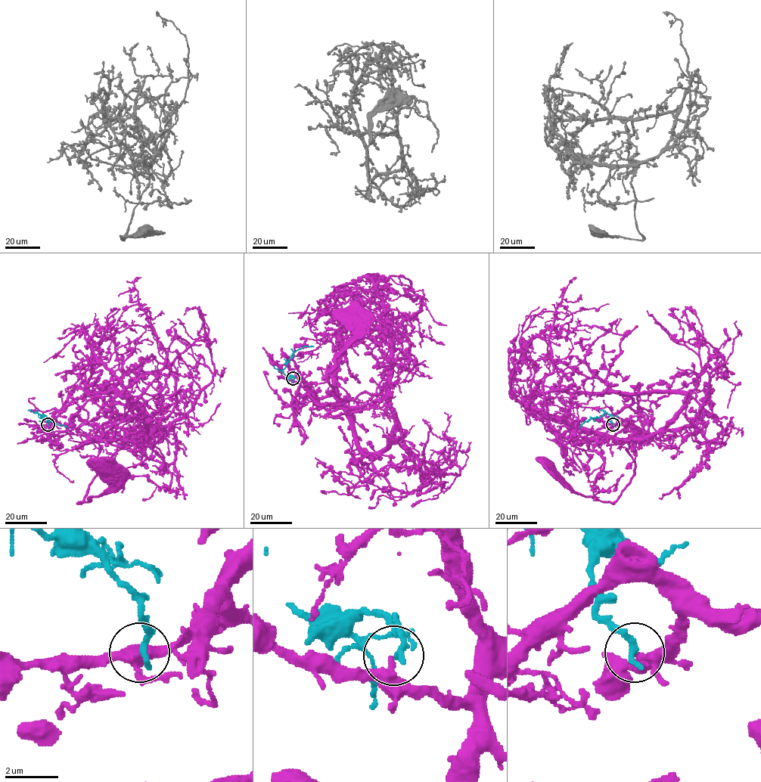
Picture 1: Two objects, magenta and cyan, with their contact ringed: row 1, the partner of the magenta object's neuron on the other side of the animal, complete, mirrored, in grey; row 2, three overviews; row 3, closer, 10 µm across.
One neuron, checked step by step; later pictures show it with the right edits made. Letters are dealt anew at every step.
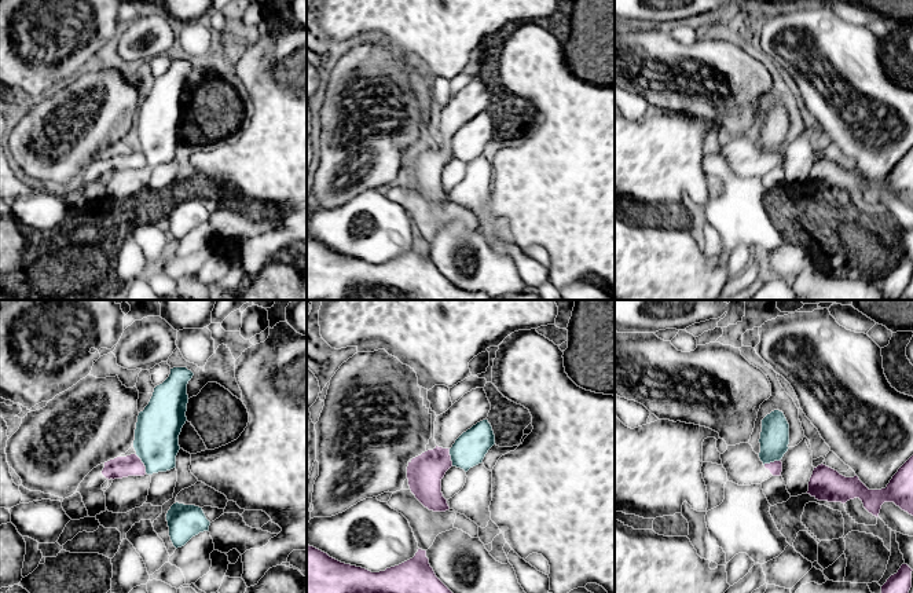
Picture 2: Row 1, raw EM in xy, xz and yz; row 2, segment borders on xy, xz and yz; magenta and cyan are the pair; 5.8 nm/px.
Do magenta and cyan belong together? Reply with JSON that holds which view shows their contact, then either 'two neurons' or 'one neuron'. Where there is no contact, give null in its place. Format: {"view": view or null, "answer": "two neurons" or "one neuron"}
{"view": "xy", "answer": "two neurons"}

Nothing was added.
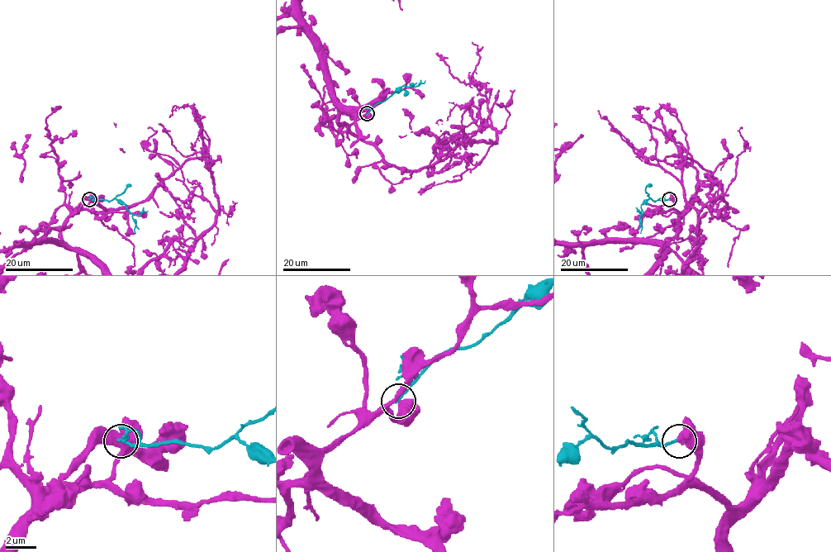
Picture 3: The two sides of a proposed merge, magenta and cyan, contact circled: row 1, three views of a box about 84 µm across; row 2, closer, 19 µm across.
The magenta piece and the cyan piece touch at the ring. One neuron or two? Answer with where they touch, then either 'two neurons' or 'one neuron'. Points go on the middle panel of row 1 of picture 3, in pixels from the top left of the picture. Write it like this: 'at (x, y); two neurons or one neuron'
at (367, 113); two neurons

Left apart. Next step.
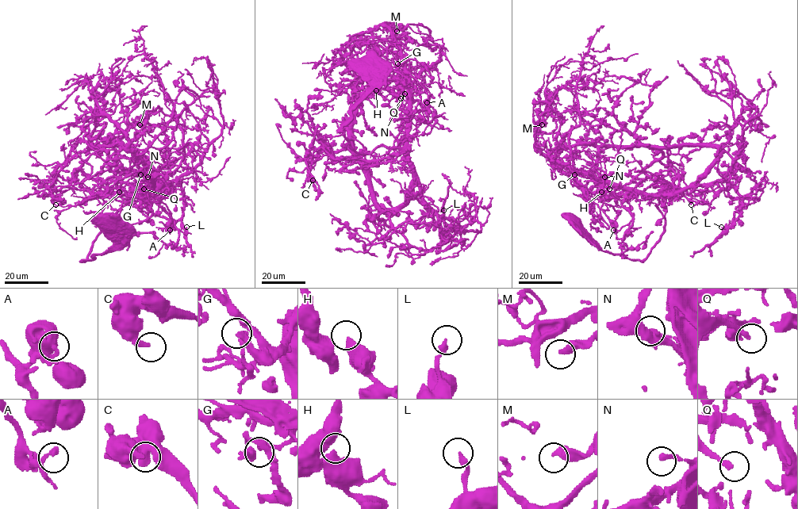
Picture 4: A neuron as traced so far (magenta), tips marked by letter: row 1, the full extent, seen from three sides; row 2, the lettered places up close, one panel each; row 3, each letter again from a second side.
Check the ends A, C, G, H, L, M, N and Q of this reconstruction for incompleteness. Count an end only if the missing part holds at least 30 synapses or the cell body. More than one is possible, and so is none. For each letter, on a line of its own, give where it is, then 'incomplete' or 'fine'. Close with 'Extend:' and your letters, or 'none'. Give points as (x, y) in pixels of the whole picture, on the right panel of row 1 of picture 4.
A: (613, 230) | fine
C: (691, 204) | fine
G: (574, 174) | fine
H: (601, 192) | fine
L: (721, 227) | fine
M: (542, 124) | fine
N: (604, 177) | incomplete
Q: (609, 189) | fine
Extend: N

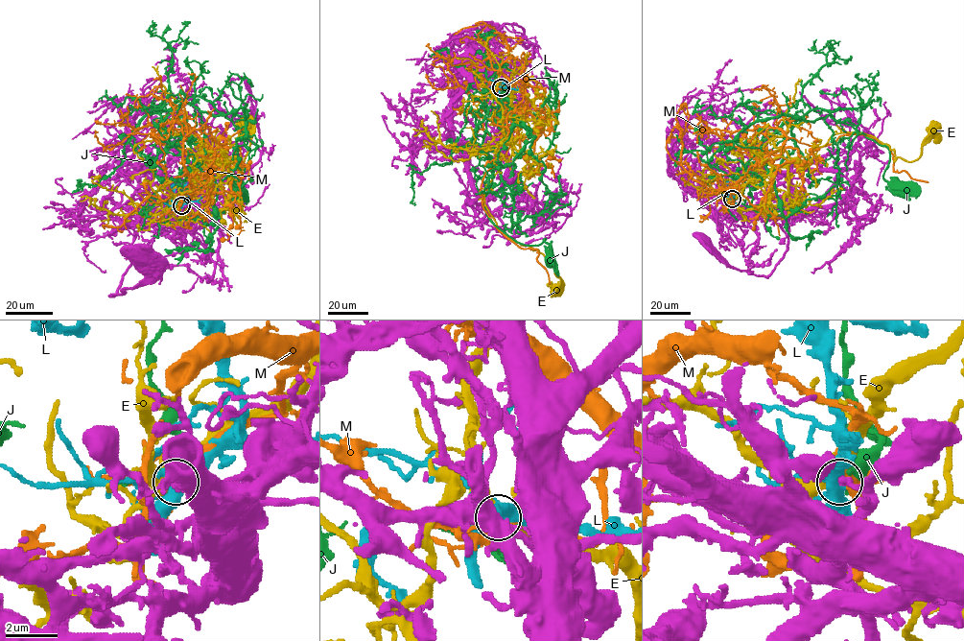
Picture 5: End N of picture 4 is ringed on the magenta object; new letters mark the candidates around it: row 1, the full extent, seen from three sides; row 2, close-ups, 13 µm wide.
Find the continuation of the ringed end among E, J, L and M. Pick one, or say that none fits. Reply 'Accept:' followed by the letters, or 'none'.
Accept: L

